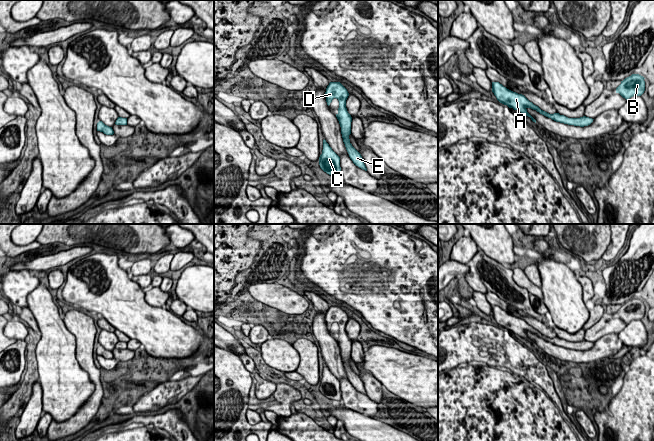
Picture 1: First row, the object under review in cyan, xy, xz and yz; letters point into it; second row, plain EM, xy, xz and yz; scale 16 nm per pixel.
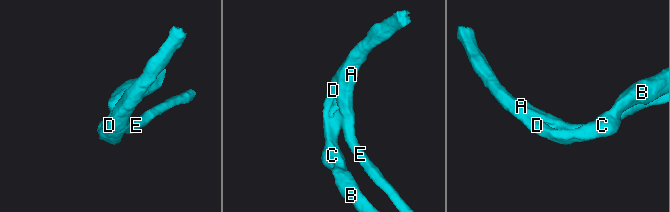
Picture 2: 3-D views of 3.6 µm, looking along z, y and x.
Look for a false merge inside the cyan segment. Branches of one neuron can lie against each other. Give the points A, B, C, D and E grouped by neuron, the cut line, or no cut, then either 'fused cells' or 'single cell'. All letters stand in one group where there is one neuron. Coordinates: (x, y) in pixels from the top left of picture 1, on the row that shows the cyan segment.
A B C D E; no cut; single cell

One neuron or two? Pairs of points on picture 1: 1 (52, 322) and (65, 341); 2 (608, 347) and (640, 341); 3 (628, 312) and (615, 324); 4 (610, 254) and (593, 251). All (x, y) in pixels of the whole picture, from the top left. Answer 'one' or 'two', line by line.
1: one
2: two
3: one
4: two

